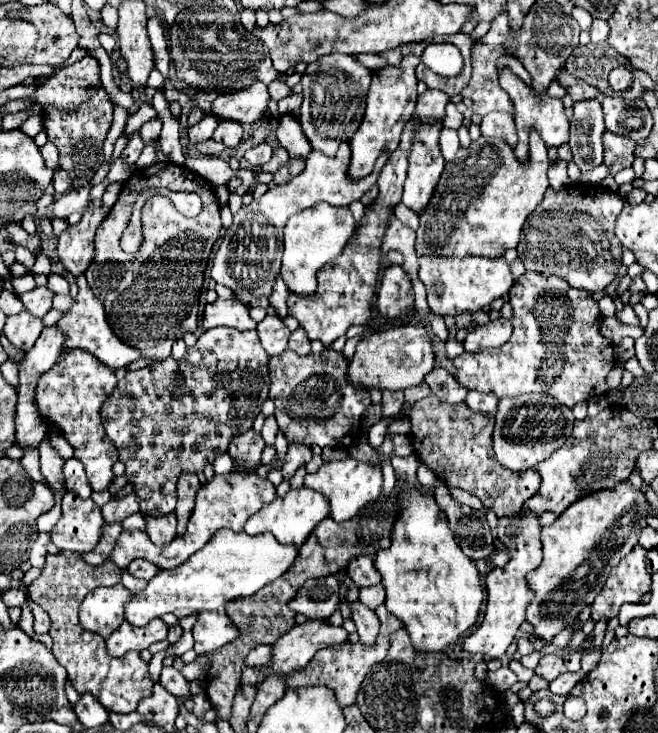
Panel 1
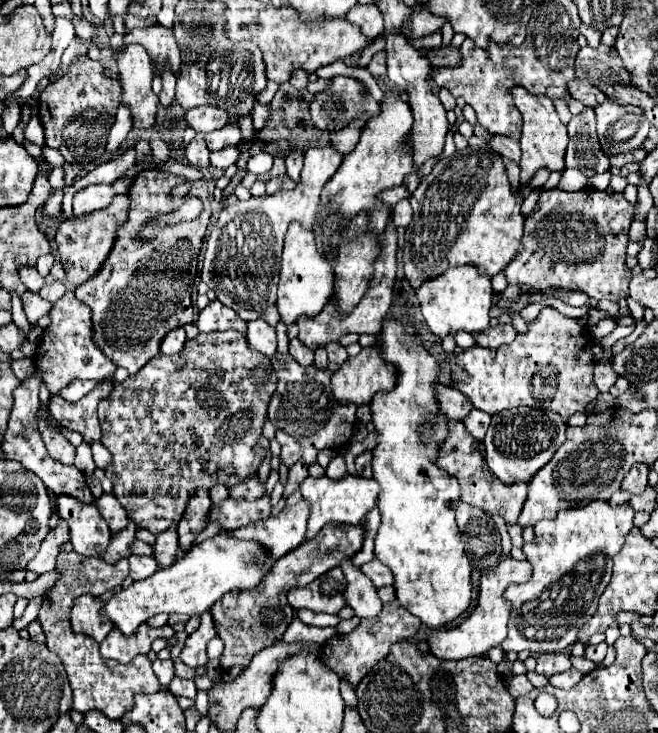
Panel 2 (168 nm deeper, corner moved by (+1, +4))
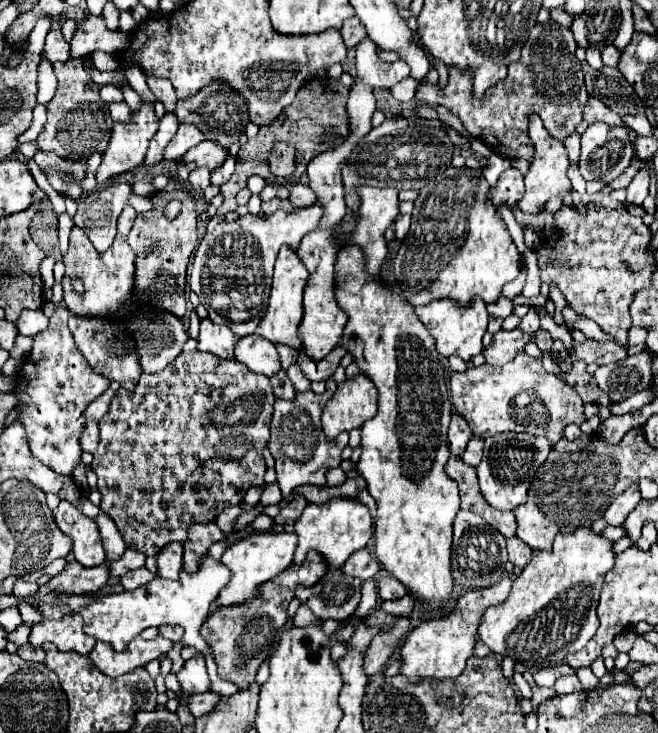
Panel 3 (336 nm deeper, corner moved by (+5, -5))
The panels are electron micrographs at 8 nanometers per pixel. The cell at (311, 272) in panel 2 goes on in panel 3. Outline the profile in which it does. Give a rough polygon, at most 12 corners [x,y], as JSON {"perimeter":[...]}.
{"perimeter":[[283,246],[255,334],[299,348],[307,270]]}

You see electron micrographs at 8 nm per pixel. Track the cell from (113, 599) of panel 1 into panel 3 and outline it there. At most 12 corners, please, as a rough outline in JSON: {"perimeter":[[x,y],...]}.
{"perimeter":[[75,616],[35,624],[31,646],[55,644],[63,652],[89,654],[95,638]]}

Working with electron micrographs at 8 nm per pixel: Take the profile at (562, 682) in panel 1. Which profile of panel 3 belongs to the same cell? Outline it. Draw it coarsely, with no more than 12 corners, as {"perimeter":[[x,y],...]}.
{"perimeter":[[565,676],[555,684],[559,696],[581,692],[583,686],[579,678]]}

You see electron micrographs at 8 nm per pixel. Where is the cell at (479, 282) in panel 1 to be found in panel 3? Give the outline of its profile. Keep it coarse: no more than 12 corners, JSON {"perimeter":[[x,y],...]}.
{"perimeter":[[439,300],[415,308],[445,358],[481,354],[487,306]]}

